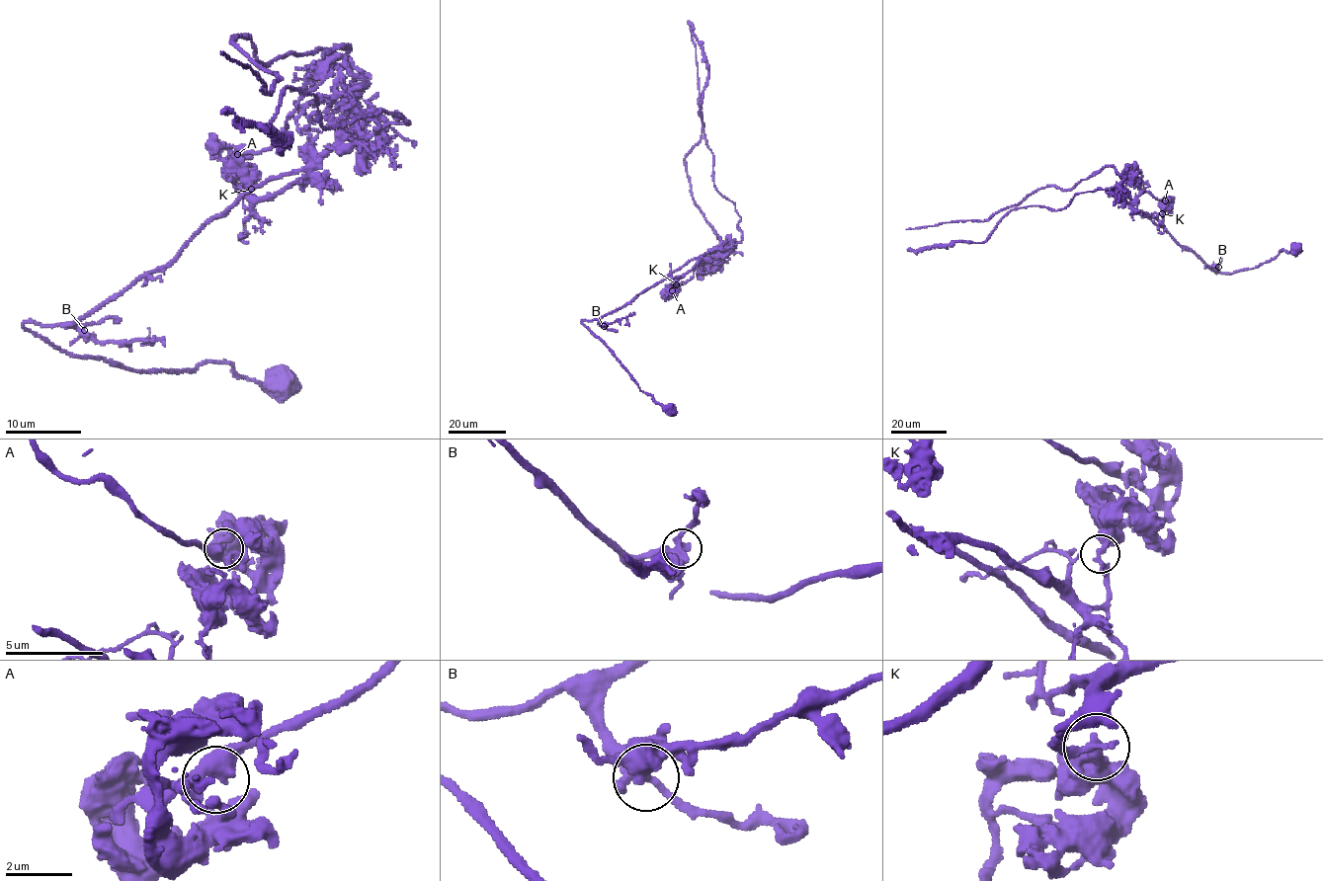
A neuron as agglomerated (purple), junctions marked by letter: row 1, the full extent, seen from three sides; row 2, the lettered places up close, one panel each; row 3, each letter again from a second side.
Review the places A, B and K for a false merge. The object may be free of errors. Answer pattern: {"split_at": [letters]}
{"split_at": ["K"]}

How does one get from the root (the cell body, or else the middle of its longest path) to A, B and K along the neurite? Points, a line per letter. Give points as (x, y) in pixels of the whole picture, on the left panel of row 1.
A: (285, 386), (66, 354), (24, 325), (79, 321), (252, 189), (306, 173), (248, 208), (237, 154)
B: (285, 386), (262, 388), (227, 363), (146, 372), (66, 354), (24, 325), (84, 330)
K: (285, 386), (66, 354), (24, 325), (79, 321), (252, 189), (306, 173), (248, 208), (250, 189)

